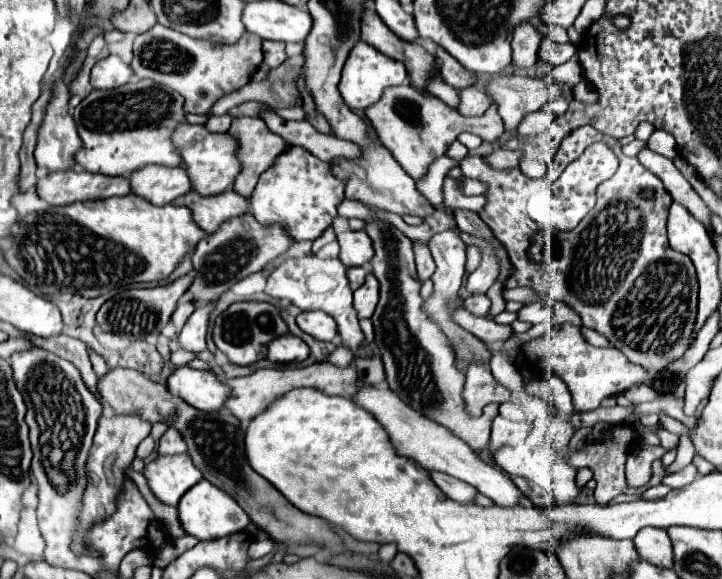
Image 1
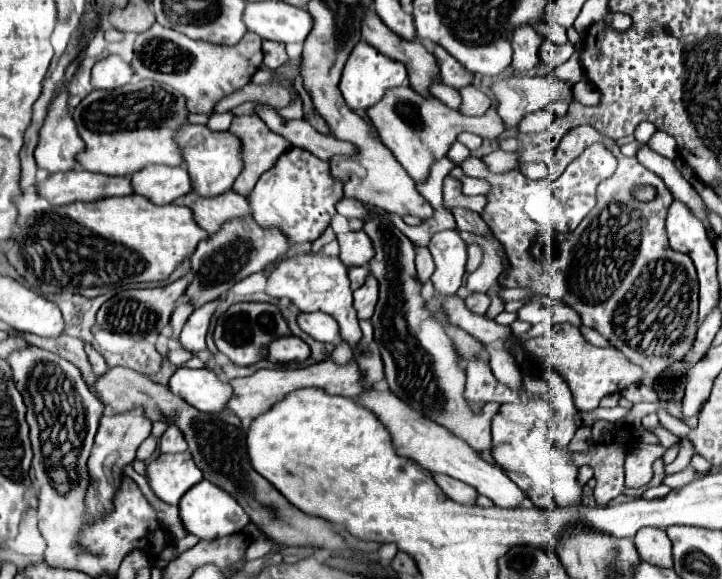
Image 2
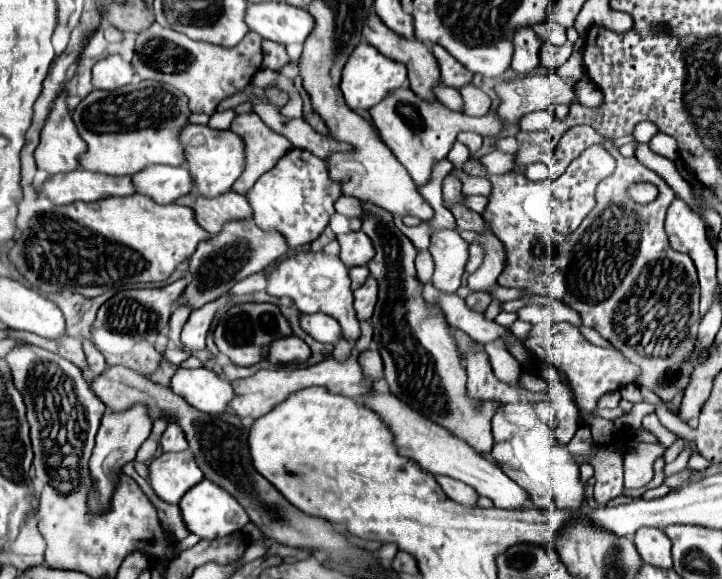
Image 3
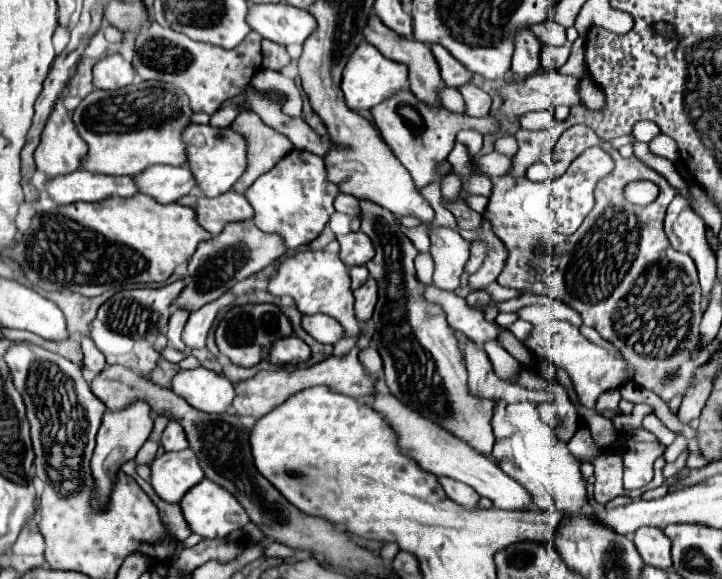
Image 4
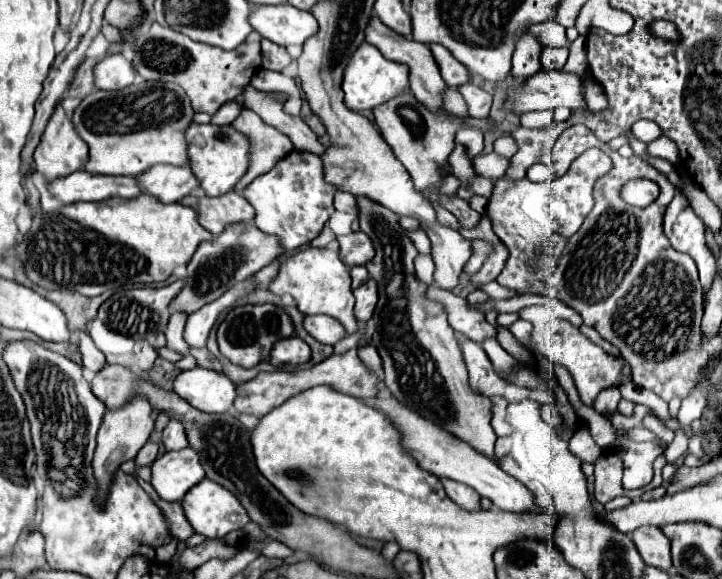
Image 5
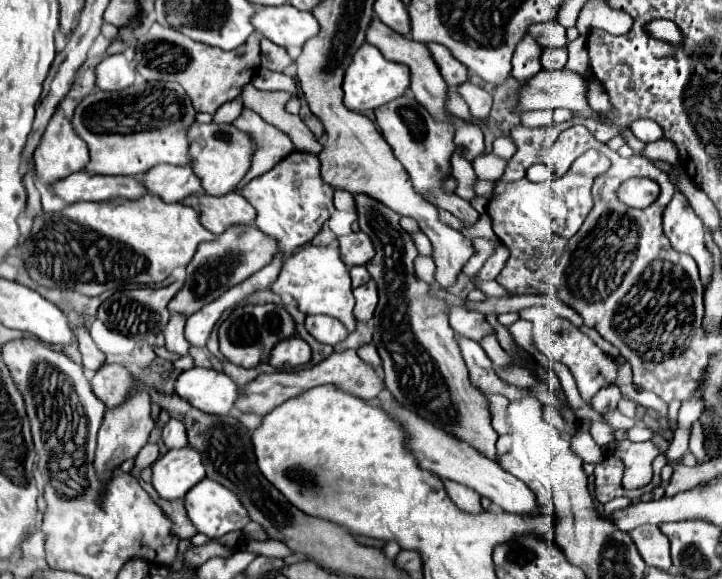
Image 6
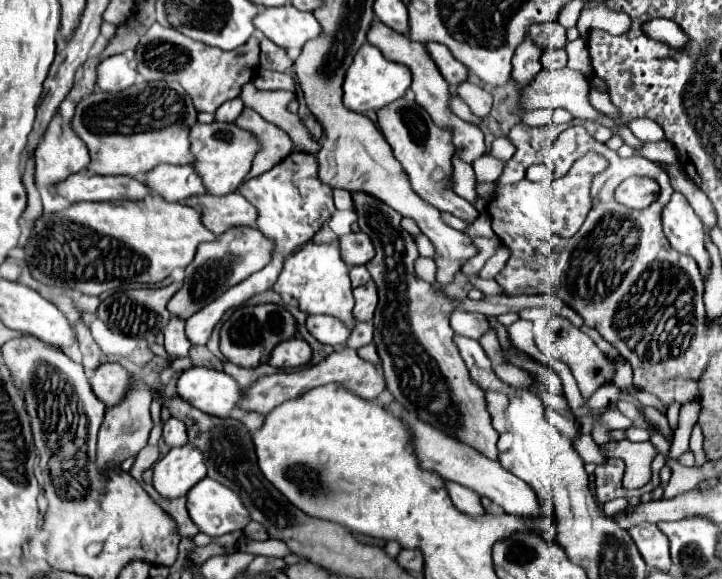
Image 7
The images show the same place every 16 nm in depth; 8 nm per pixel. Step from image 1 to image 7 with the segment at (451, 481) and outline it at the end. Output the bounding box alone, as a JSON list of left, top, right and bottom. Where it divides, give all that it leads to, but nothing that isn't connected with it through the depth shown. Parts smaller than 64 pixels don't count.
[446,482,486,518]

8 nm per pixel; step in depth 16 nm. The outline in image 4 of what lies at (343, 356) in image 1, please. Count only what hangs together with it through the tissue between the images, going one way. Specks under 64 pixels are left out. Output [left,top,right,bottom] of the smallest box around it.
[334,332,362,356]

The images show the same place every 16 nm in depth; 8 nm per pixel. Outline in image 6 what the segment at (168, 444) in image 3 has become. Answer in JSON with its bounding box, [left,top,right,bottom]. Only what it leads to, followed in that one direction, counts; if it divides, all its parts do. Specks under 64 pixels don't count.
[162,418,188,448]

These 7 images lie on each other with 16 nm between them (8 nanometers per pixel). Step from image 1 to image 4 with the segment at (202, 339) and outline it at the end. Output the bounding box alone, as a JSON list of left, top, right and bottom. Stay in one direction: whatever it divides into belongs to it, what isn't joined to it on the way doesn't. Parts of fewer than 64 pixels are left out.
[182,290,240,348]

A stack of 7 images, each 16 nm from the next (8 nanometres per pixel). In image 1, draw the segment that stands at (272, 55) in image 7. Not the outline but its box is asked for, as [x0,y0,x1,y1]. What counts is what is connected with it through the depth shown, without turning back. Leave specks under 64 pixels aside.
[262,42,288,68]

